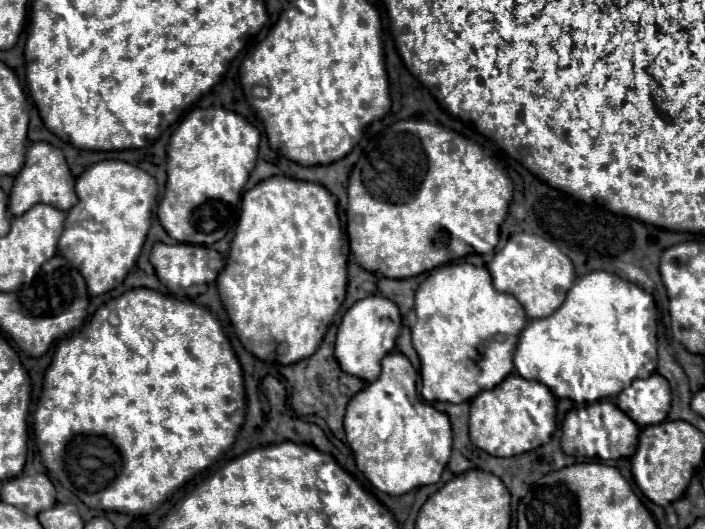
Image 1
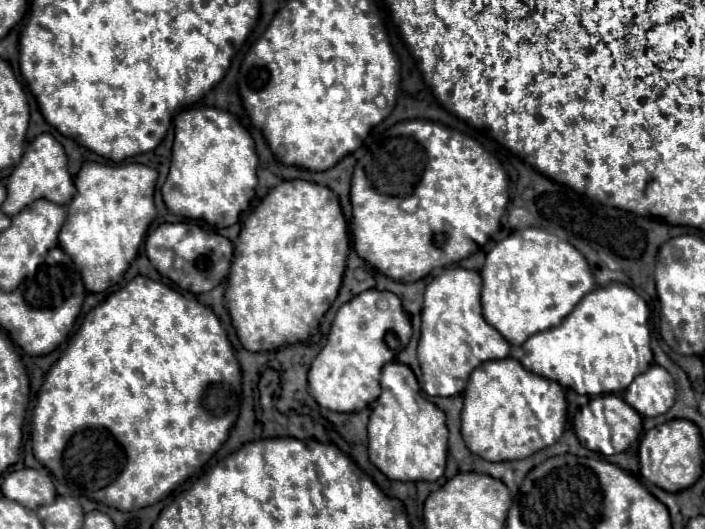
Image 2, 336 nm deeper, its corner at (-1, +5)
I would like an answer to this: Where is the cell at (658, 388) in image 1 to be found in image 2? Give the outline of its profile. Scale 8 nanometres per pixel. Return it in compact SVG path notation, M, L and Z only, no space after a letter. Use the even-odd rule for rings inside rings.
M652 365L626 389L624 401L632 405L642 417L658 417L666 413L676 401L674 379L664 367Z

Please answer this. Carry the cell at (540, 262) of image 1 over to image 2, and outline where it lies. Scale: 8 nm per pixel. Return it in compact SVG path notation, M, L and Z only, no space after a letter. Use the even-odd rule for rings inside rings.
M526 227L516 231L514 235L502 239L494 245L494 249L486 255L486 263L480 271L484 287L482 287L482 315L484 319L496 327L512 345L522 345L534 331L544 331L550 327L556 327L572 309L586 291L594 289L594 277L590 273L590 267L582 253L574 249L570 243L558 239L556 235L544 231Z

